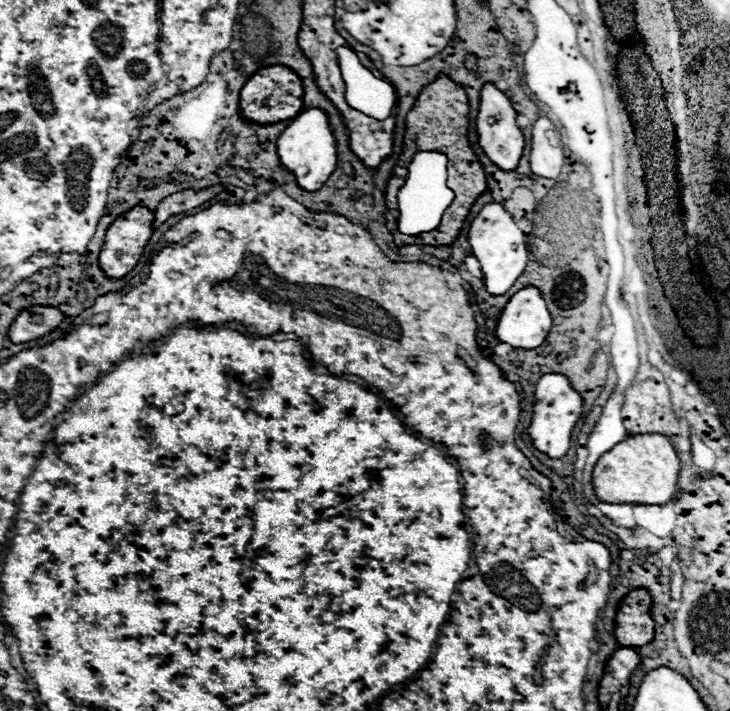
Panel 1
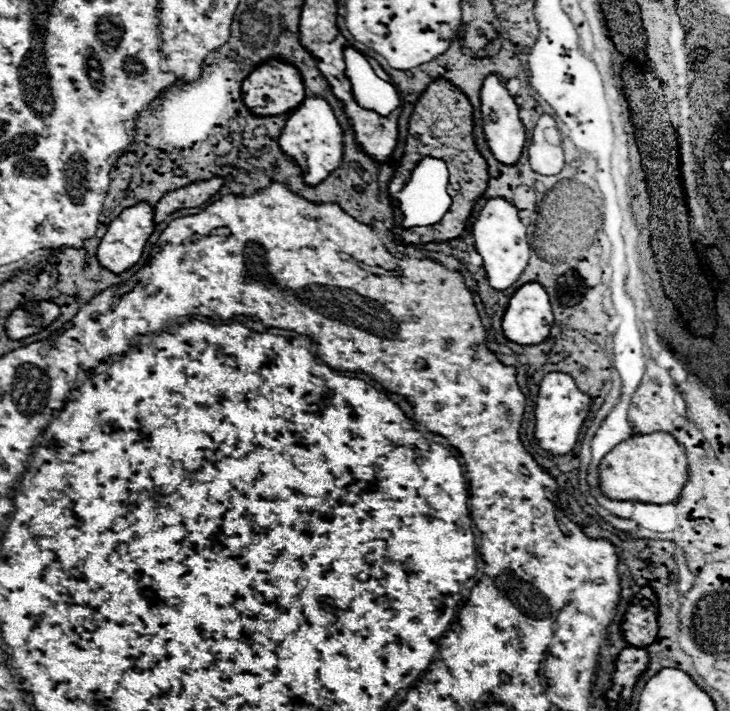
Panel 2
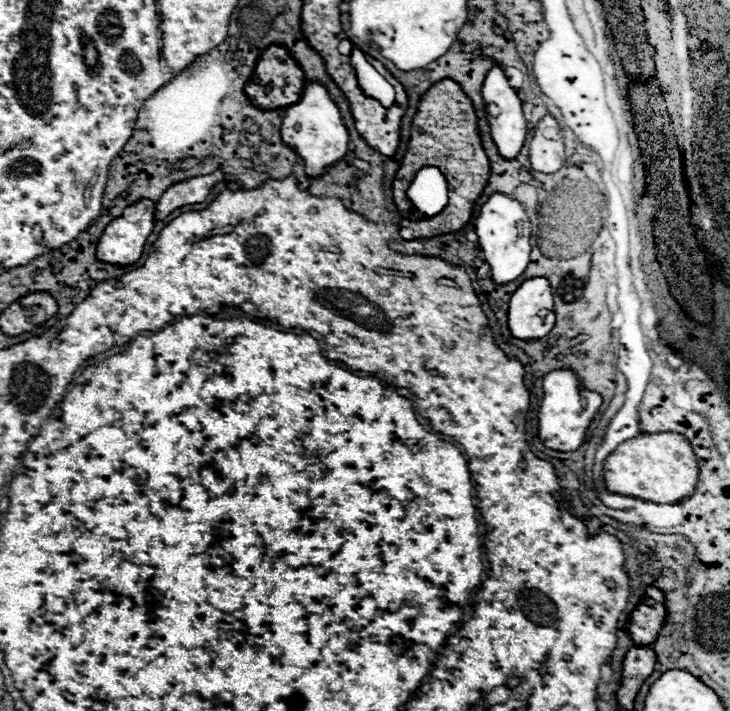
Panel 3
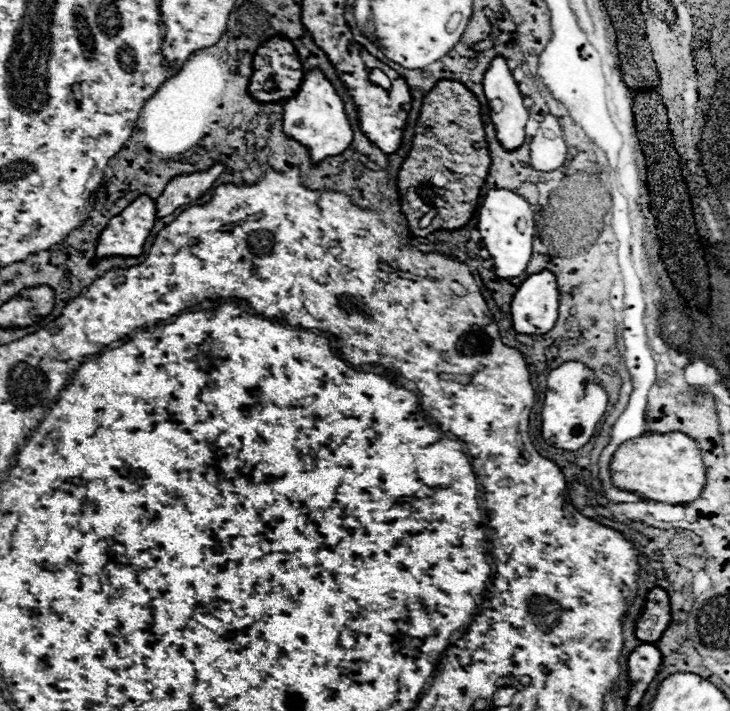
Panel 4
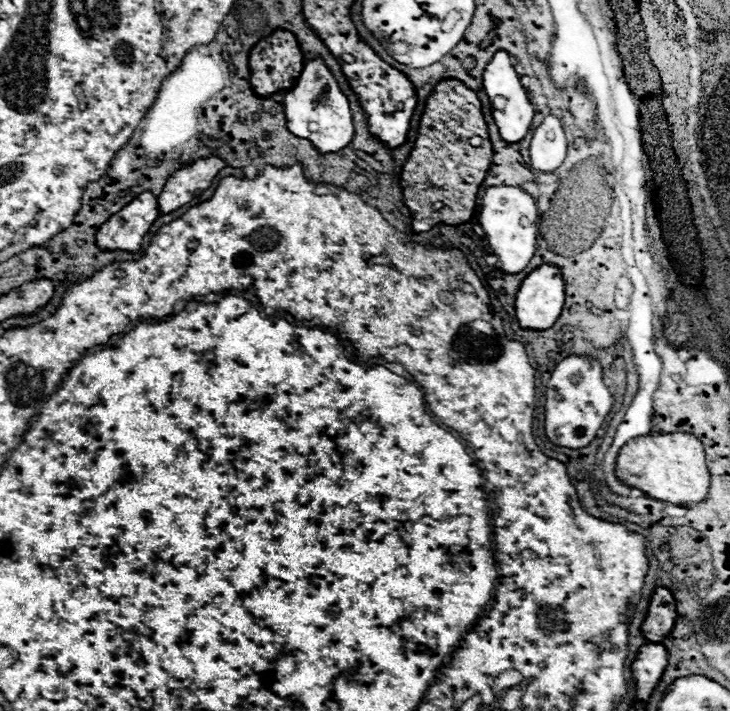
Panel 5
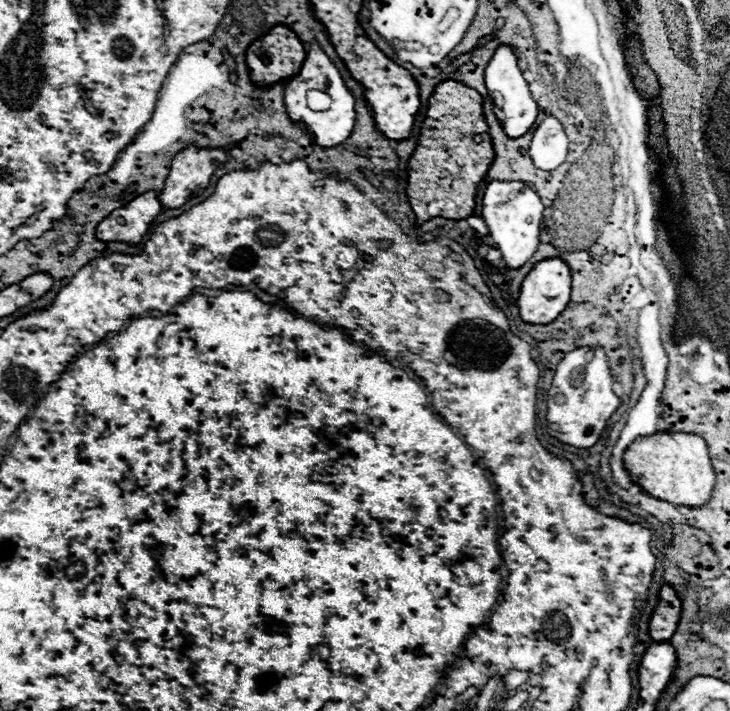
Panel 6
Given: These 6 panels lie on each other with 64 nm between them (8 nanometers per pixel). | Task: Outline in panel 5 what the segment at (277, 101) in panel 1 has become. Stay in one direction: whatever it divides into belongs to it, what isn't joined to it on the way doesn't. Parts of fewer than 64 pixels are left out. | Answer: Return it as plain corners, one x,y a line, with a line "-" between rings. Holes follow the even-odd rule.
274,30
270,36
262,38
248,54
248,66
250,66
250,86
256,94
268,96
278,90
288,90
302,74
304,56
300,52
300,44
288,30

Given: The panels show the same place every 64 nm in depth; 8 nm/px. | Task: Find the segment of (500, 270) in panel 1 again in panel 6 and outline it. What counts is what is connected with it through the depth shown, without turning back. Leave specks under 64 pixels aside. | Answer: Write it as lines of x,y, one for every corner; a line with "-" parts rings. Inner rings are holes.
506,180
490,182
482,196
482,218
486,220
490,236
494,238
496,248
502,252
502,258
508,268
520,268
532,258
540,242
538,238
540,224
544,218
544,204
528,184

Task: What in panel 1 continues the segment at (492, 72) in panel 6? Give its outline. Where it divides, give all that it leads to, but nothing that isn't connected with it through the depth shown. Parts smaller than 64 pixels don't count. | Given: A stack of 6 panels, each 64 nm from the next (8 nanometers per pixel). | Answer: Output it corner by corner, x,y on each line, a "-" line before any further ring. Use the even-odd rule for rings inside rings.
486,84
480,90
480,108
478,108
478,120
476,120
476,128
478,128
478,136
480,136
480,144
486,152
486,156
500,166
502,170
514,170
522,158
522,150
524,150
524,134
516,124
516,110
512,108
512,102
508,100
508,96
498,90
494,84

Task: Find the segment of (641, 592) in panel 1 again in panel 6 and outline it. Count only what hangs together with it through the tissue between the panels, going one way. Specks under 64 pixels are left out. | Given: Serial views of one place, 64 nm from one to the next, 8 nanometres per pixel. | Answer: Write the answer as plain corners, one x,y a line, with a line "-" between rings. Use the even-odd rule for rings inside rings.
662,586
660,596
664,596
664,600
658,598
658,606
654,608
654,614
650,618
650,636
656,642
666,642
676,632
682,614
682,602
672,586

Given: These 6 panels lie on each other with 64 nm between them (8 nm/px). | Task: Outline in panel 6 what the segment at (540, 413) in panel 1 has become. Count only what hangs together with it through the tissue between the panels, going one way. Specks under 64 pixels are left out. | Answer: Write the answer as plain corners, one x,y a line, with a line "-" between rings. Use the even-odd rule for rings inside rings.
582,346
568,352
562,362
556,366
556,374
550,388
548,398
548,422
550,422
550,436
572,444
576,448
590,448
594,446
606,426
610,416
620,408
620,398
612,390
614,378
610,374
608,358
602,346

